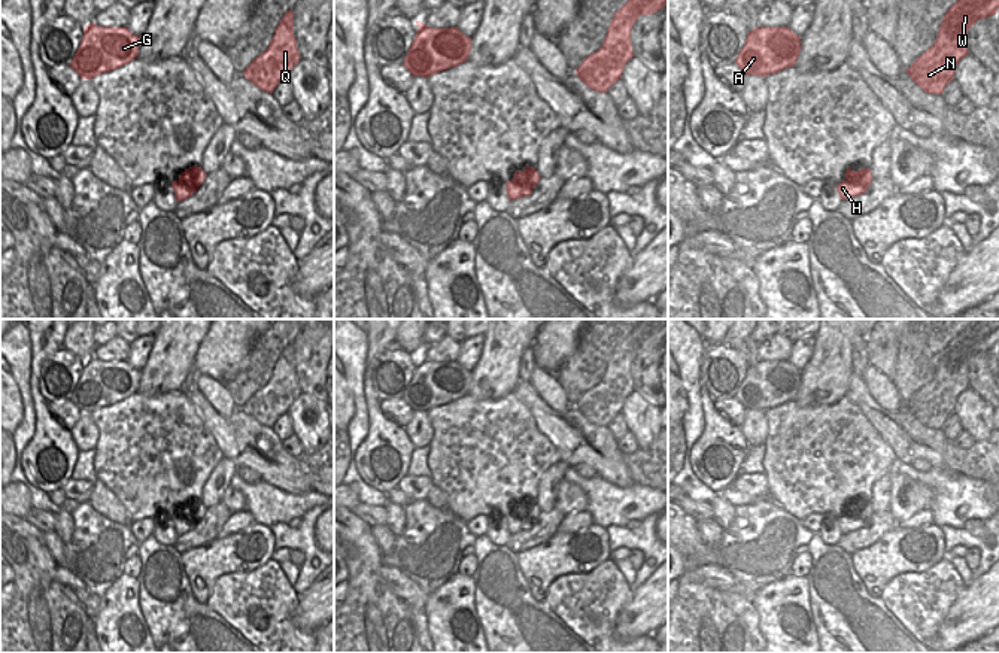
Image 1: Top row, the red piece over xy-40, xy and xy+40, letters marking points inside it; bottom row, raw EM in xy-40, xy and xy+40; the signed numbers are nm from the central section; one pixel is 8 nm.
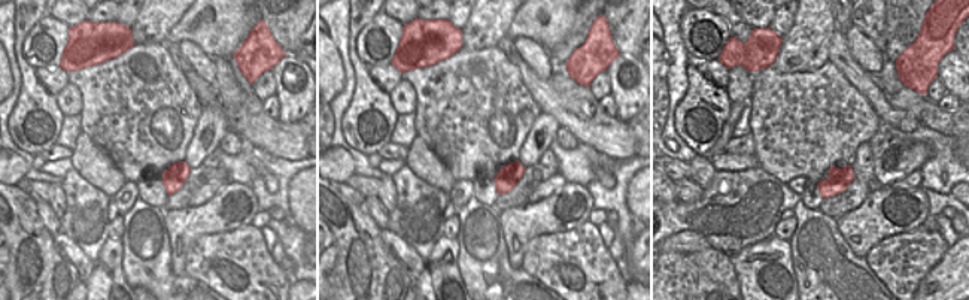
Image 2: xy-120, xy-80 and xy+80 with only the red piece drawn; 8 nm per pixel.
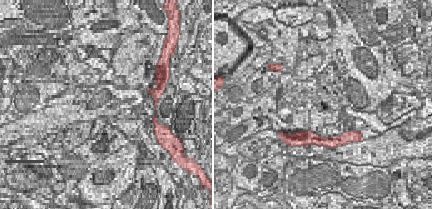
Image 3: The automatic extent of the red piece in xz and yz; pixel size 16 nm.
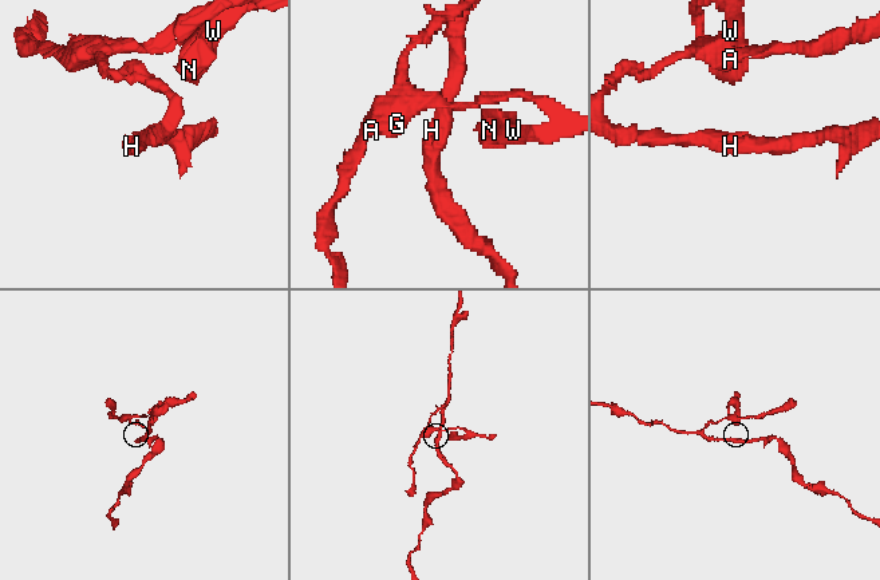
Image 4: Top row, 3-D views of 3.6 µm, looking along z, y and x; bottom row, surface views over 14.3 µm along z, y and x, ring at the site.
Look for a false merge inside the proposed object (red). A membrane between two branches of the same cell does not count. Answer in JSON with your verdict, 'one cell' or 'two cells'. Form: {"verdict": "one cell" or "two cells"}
{"verdict": "one cell"}

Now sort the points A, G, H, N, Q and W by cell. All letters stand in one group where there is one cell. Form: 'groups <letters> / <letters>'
groups A G H N Q W

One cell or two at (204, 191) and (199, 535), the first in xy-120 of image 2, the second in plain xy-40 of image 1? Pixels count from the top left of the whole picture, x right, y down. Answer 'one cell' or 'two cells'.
two cells

